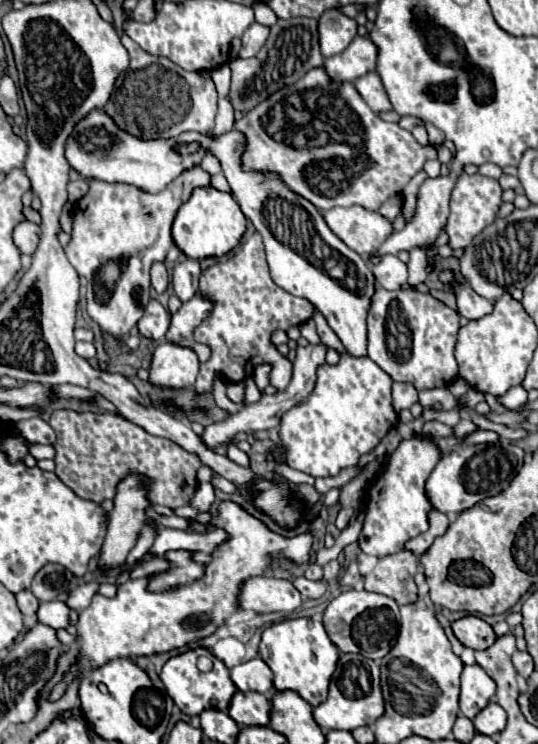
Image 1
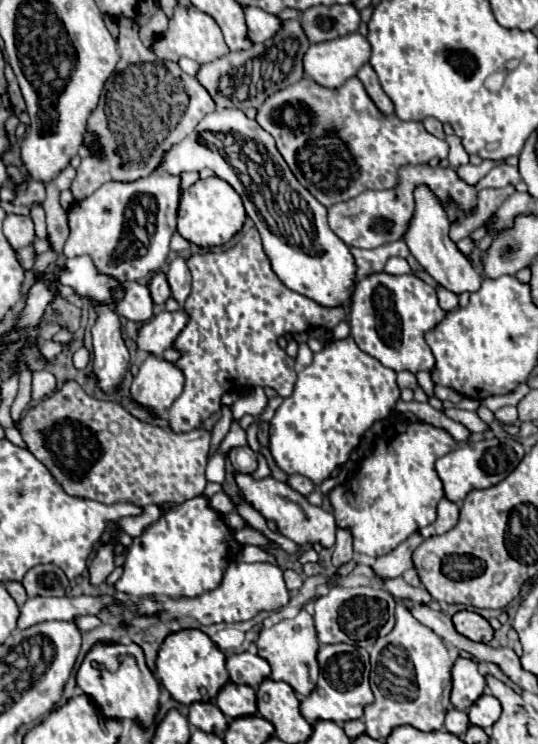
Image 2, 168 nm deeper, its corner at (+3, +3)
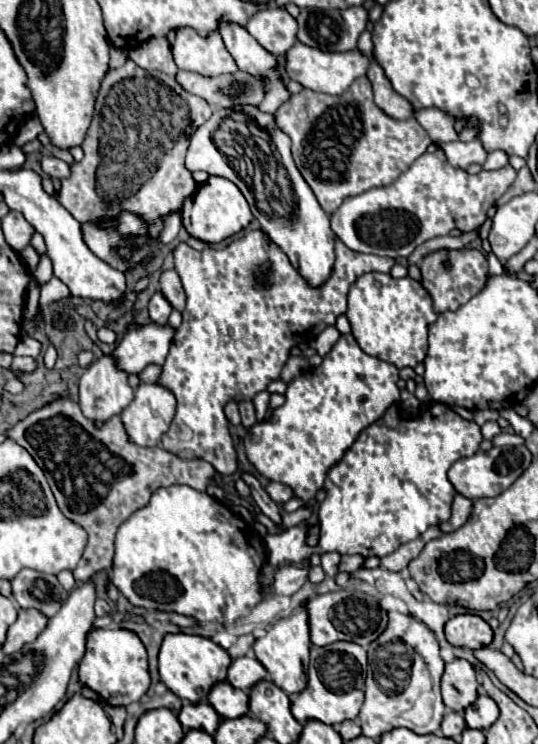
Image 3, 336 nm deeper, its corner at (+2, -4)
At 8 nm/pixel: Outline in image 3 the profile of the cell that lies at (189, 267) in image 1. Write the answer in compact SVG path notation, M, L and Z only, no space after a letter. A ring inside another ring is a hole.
M167 269L167 271L161 273L159 291L171 303L173 309L177 309L177 311L183 311L185 309L185 289L183 289L181 279L177 277L177 271L175 269Z

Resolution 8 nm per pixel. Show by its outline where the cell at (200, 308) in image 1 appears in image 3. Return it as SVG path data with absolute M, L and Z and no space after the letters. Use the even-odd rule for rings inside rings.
M153 323L143 325L141 329L129 331L109 353L115 361L115 367L125 373L139 373L147 365L163 365L169 345L173 341L173 329L169 325L159 327Z

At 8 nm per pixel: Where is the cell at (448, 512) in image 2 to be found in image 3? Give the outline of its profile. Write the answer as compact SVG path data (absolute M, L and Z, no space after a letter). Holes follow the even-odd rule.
M457 493L457 495L455 495L455 501L453 501L453 515L451 515L451 519L449 519L447 523L441 525L441 529L443 529L445 533L459 529L459 527L469 519L471 509L473 509L473 501L471 501L469 497Z

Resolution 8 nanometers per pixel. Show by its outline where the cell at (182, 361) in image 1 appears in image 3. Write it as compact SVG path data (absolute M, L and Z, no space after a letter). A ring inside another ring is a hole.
M139 385L135 399L123 409L121 421L131 443L157 447L175 413L175 397L161 385Z

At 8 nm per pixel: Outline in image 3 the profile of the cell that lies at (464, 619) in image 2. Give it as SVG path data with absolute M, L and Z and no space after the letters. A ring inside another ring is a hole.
M455 615L445 625L445 637L455 647L483 649L493 641L493 631L479 615Z

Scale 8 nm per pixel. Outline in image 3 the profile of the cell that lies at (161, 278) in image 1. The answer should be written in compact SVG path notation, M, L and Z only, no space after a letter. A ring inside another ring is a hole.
M159 291L149 301L149 317L151 317L151 321L155 325L167 325L167 319L171 315L171 309L173 307L169 305L169 301Z

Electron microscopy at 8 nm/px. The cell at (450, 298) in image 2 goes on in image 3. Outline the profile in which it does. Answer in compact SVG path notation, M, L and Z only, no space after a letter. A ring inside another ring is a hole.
M439 249L429 253L421 261L421 285L433 299L435 313L457 309L477 295L489 279L489 263L483 251L477 249Z

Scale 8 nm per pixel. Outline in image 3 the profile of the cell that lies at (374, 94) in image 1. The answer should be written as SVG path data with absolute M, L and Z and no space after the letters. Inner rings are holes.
M371 61L369 69L367 69L367 77L373 85L375 103L381 111L385 111L393 119L409 119L413 115L411 103L405 97L401 97L399 93L395 93L395 89L391 87L389 79L385 77L385 73L377 61Z

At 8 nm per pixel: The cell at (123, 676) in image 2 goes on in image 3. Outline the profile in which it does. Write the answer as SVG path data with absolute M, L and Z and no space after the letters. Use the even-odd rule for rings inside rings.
M91 629L87 635L87 651L79 661L79 679L97 691L109 705L129 705L139 701L151 683L147 671L147 651L129 629Z

